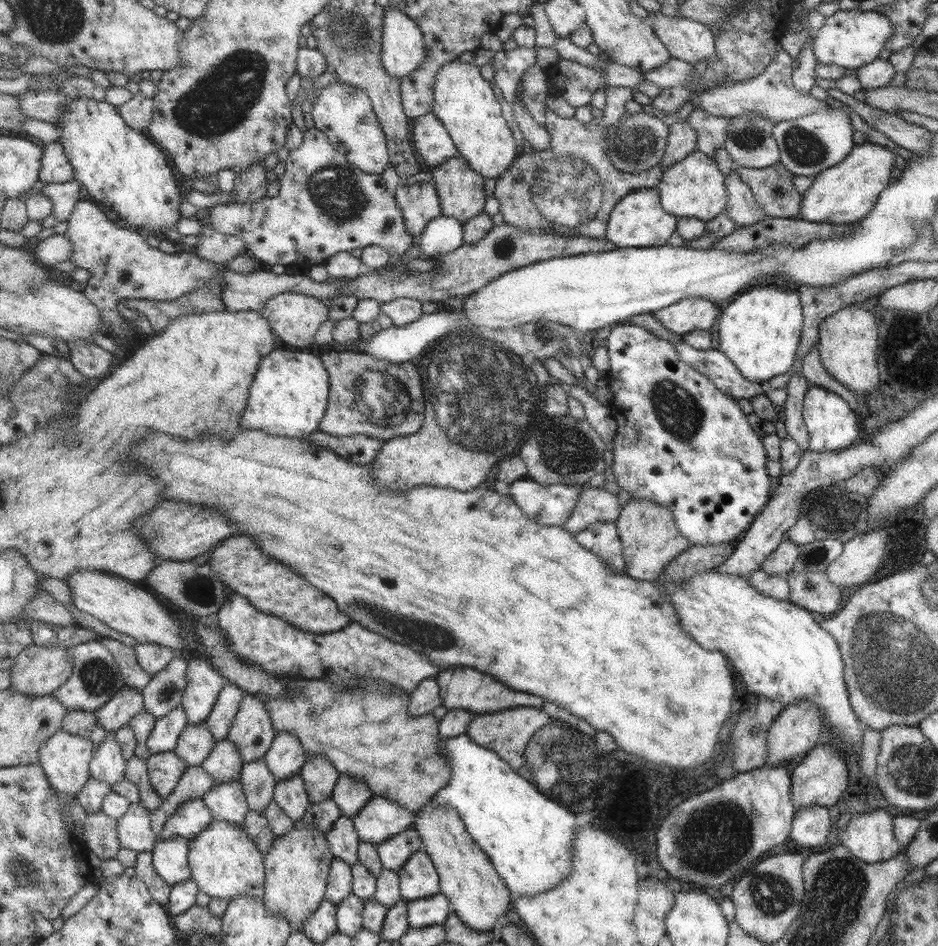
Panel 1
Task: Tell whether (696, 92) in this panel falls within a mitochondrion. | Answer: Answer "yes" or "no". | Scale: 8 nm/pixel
no

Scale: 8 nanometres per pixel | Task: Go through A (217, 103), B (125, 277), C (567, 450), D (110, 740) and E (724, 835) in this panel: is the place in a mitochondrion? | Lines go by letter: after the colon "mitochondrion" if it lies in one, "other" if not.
A: mitochondrion
B: other
C: mitochondrion
D: other
E: mitochondrion

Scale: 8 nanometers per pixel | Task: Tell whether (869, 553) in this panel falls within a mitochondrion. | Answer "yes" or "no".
no

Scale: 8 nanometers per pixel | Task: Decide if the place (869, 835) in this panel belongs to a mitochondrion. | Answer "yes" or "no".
no

